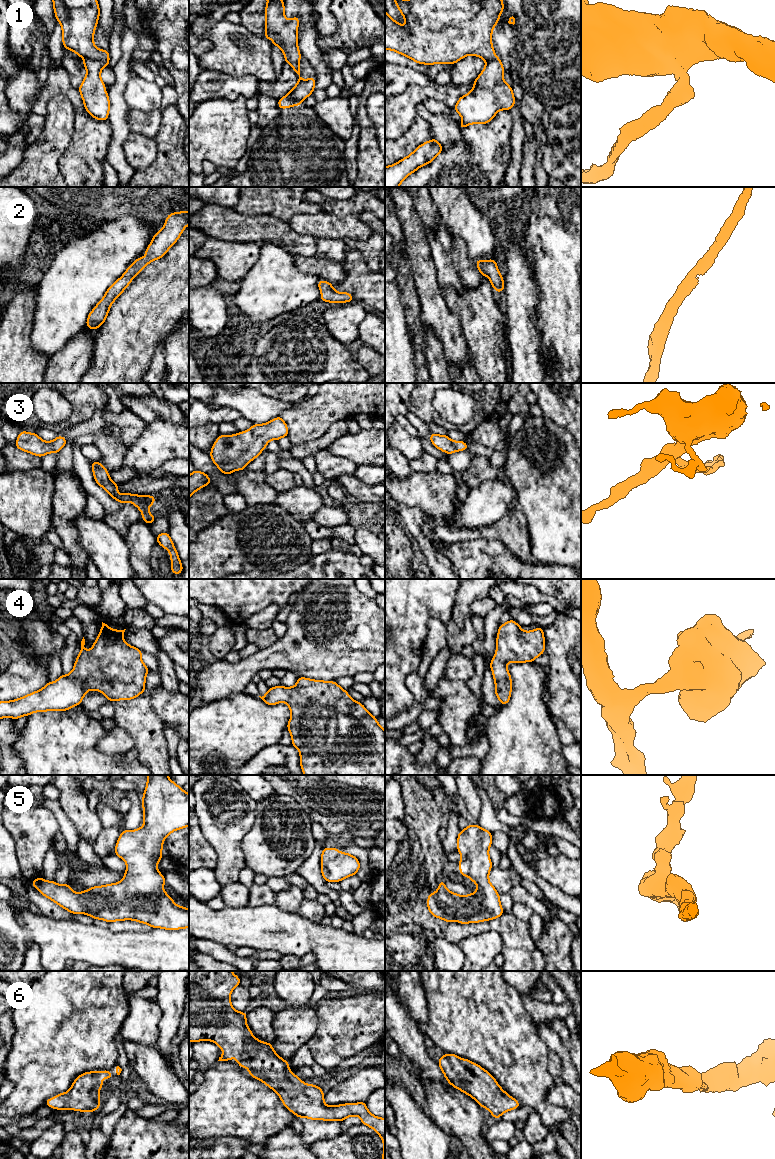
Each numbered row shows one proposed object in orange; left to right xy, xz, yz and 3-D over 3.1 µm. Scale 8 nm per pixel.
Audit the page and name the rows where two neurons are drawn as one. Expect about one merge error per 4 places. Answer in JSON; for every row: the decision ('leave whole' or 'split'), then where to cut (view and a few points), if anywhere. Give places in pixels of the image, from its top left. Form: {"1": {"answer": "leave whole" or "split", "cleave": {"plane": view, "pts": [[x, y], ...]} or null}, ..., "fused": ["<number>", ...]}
{"1": {"answer": "split", "cleave": {"plane": "xy", "pts": [[85, 58], [99, 60], [105, 66]]}}, "2": {"answer": "leave whole", "cleave": null}, "3": {"answer": "leave whole", "cleave": null}, "4": {"answer": "leave whole", "cleave": null}, "5": {"answer": "leave whole", "cleave": null}, "6": {"answer": "leave whole", "cleave": null}, "fused": ["1"]}

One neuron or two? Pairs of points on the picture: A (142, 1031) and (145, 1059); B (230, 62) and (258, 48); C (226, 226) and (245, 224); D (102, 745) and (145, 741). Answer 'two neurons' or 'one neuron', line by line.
A: two neurons
B: one neuron
C: one neuron
D: two neurons

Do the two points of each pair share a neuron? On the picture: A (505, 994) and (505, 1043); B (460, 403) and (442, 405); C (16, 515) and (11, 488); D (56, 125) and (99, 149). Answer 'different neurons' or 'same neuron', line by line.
A: same neuron
B: same neuron
C: same neuron
D: different neurons

